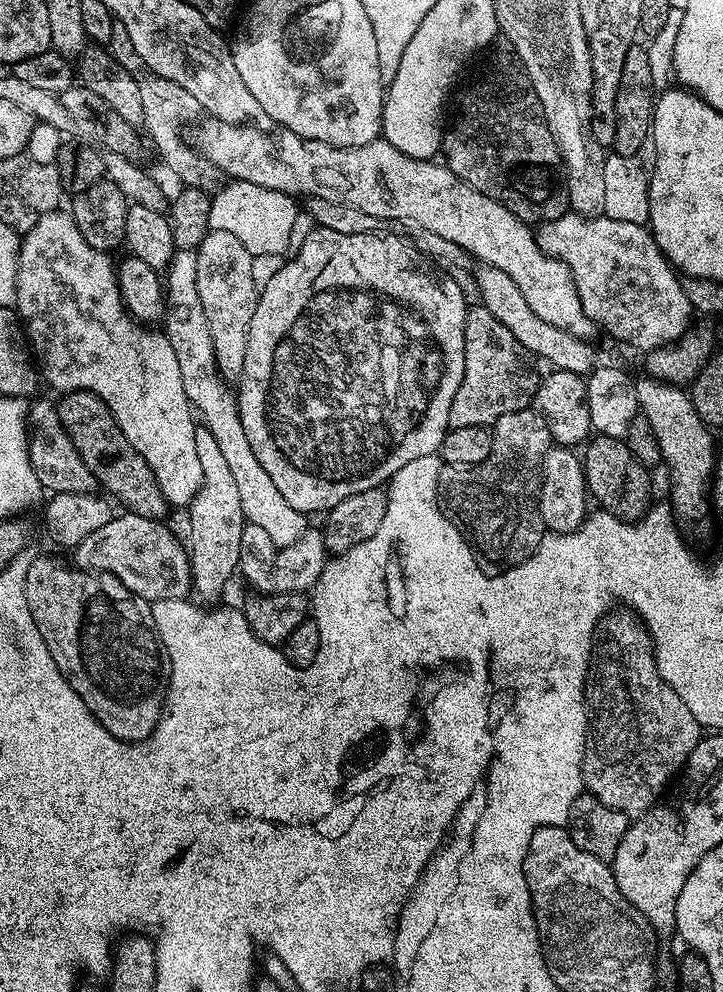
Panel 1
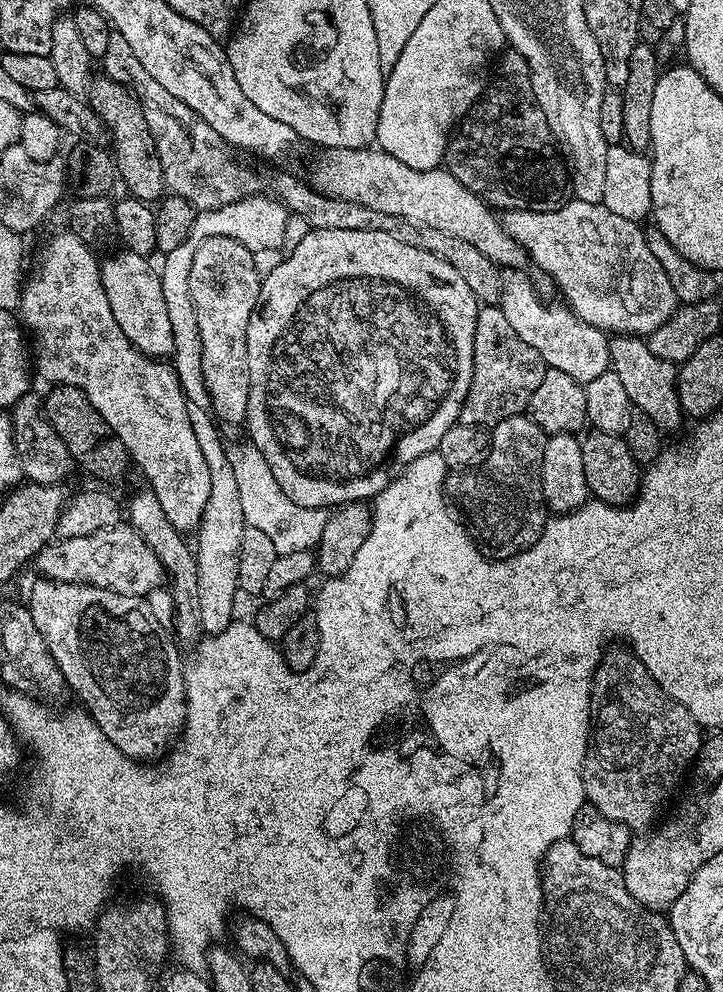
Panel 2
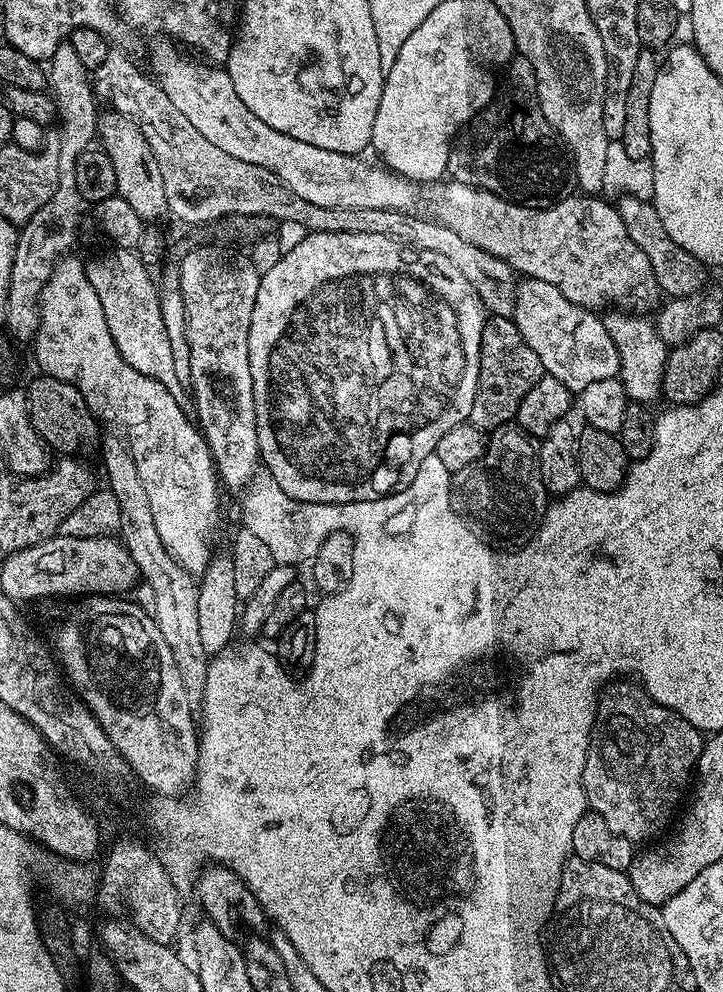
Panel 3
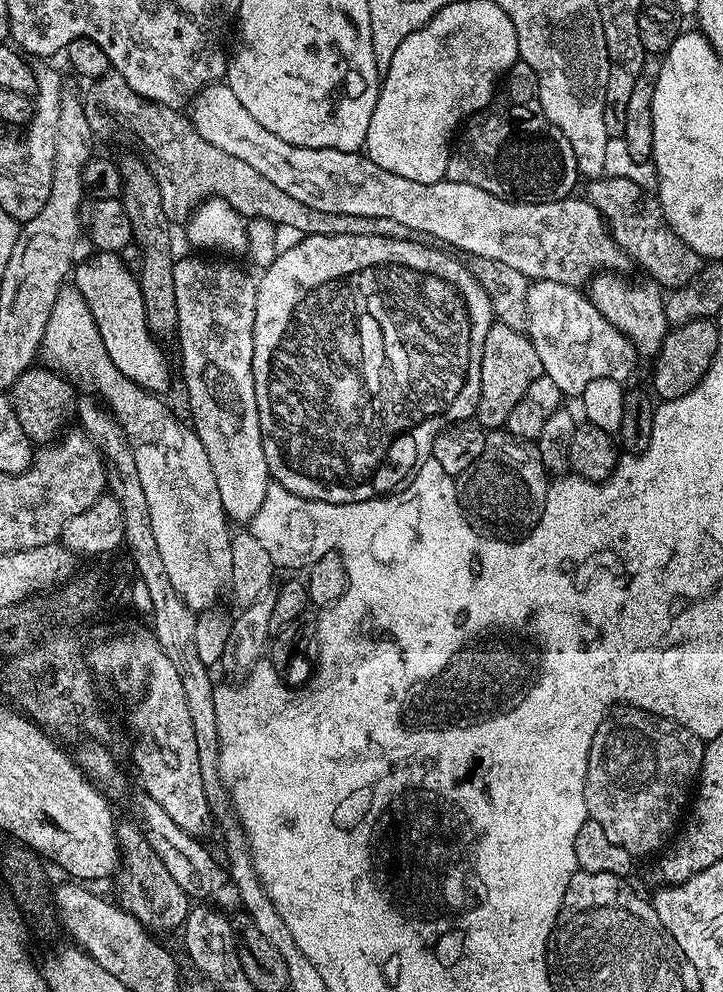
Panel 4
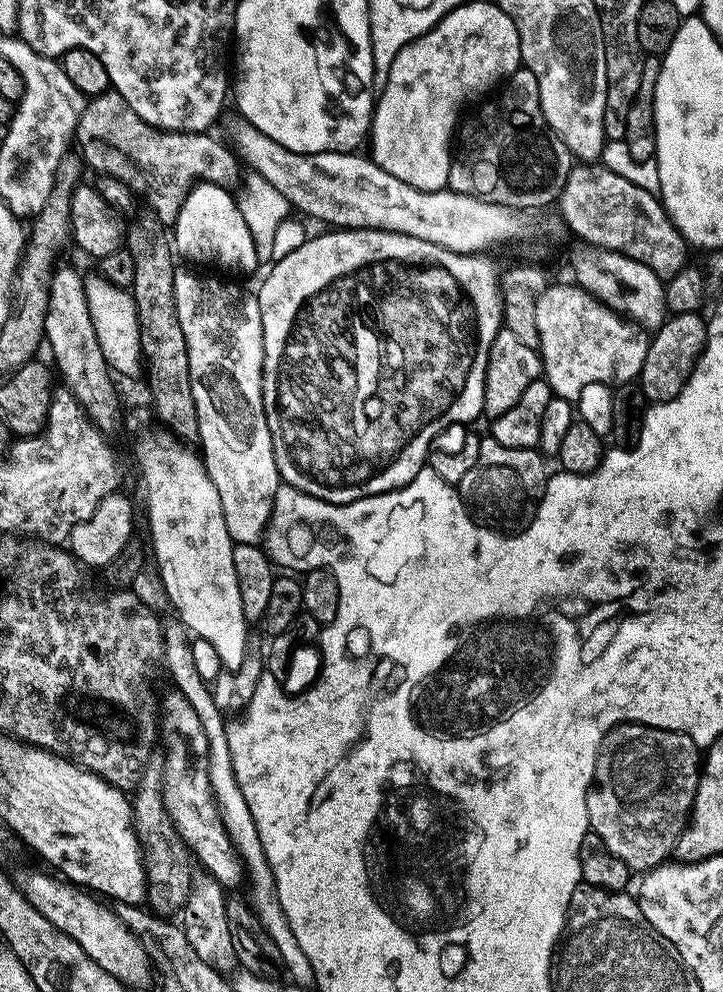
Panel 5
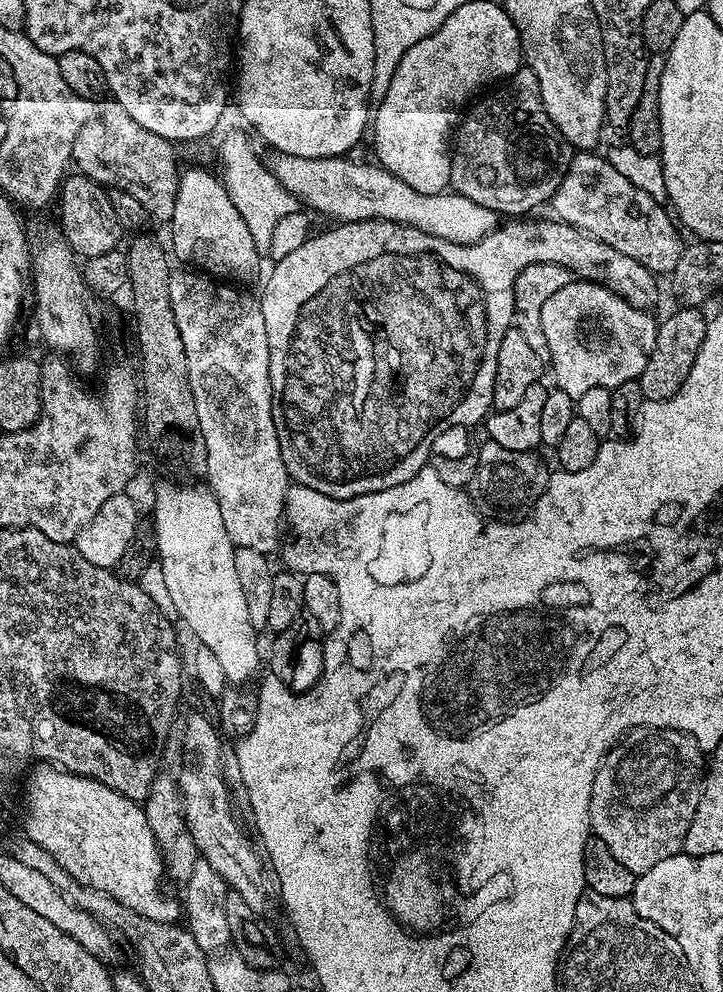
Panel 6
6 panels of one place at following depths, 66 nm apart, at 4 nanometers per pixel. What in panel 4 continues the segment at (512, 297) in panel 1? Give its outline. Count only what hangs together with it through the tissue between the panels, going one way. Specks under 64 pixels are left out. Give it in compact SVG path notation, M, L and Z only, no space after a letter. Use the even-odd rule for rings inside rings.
M538 280L528 285L528 297L526 298L526 310L528 311L528 327L526 335L532 341L534 350L538 350L538 358L543 375L554 381L554 386L565 397L579 397L580 393L594 382L594 378L614 378L615 380L627 381L632 367L638 363L636 347L630 343L610 322L598 314L592 301L579 287L562 282L550 282L549 280Z

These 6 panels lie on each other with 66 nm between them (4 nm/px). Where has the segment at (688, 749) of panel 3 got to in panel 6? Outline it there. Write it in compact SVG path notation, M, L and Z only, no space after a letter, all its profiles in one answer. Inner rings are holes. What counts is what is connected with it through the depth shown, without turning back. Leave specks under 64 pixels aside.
M634 728L625 732L604 755L596 771L588 811L591 831L610 846L610 854L614 854L626 870L637 874L650 870L650 866L658 866L658 862L666 862L666 858L679 856L694 810L698 810L705 775L706 753L692 736L669 728Z

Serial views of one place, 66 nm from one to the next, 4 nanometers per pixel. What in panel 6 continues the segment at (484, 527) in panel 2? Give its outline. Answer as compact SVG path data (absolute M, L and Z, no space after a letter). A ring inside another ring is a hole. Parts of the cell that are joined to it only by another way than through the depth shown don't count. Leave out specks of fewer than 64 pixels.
M485 439L480 452L475 453L474 474L468 480L466 491L472 504L481 517L488 522L519 522L532 511L533 506L542 498L548 485L550 468L535 451L519 452L506 450L498 442Z

